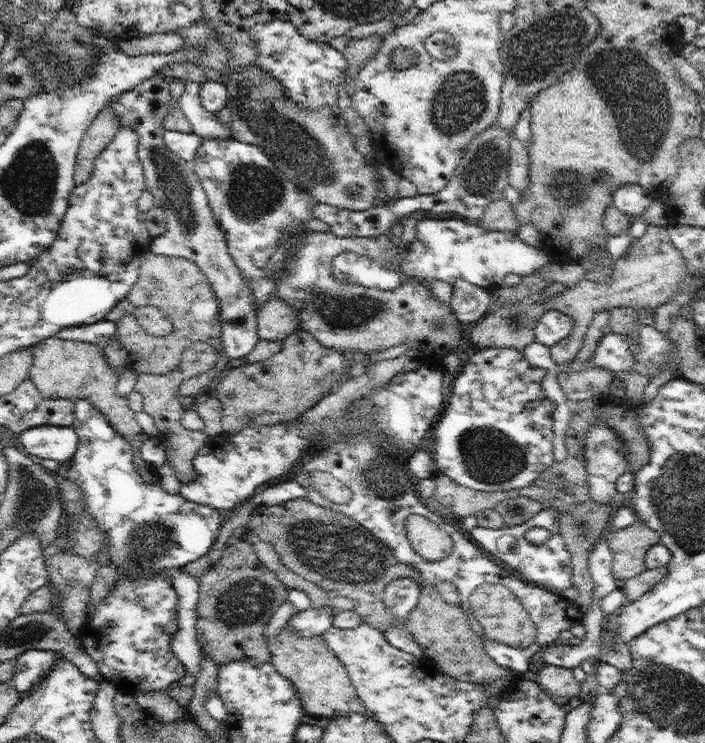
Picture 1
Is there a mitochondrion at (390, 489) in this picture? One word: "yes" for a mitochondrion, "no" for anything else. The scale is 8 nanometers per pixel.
yes

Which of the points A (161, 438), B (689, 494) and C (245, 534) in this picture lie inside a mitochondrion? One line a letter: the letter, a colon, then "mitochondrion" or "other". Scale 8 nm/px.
A: other
B: mitochondrion
C: other

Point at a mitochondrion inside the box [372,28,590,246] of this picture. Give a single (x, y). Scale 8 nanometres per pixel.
(461, 101)

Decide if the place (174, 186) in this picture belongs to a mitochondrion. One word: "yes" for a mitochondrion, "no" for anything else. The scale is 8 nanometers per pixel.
yes

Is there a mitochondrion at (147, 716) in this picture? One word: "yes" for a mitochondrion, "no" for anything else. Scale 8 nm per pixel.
no

